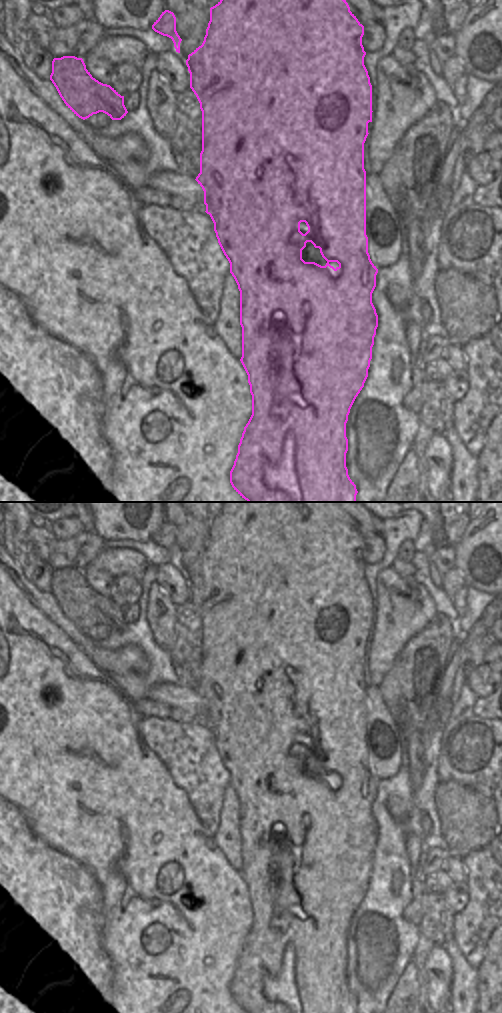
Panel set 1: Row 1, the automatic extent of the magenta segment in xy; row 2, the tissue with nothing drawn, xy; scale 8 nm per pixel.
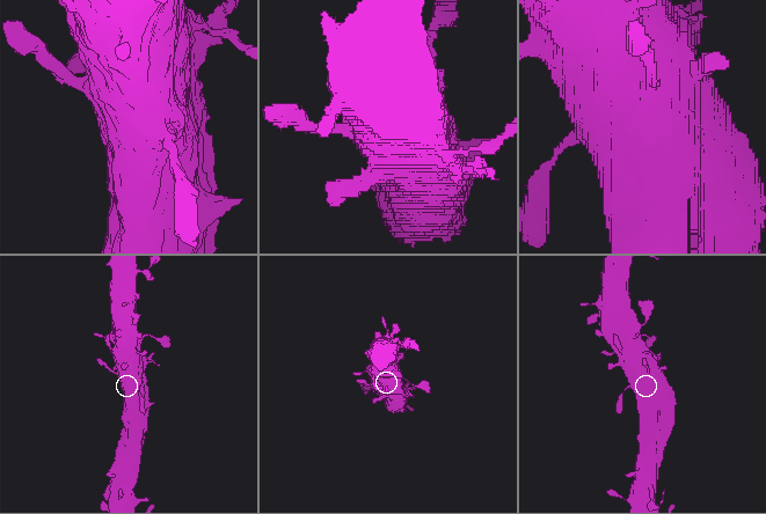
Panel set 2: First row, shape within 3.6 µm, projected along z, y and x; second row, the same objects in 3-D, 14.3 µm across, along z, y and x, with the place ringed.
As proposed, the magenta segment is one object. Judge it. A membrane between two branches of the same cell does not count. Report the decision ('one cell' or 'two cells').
one cell

